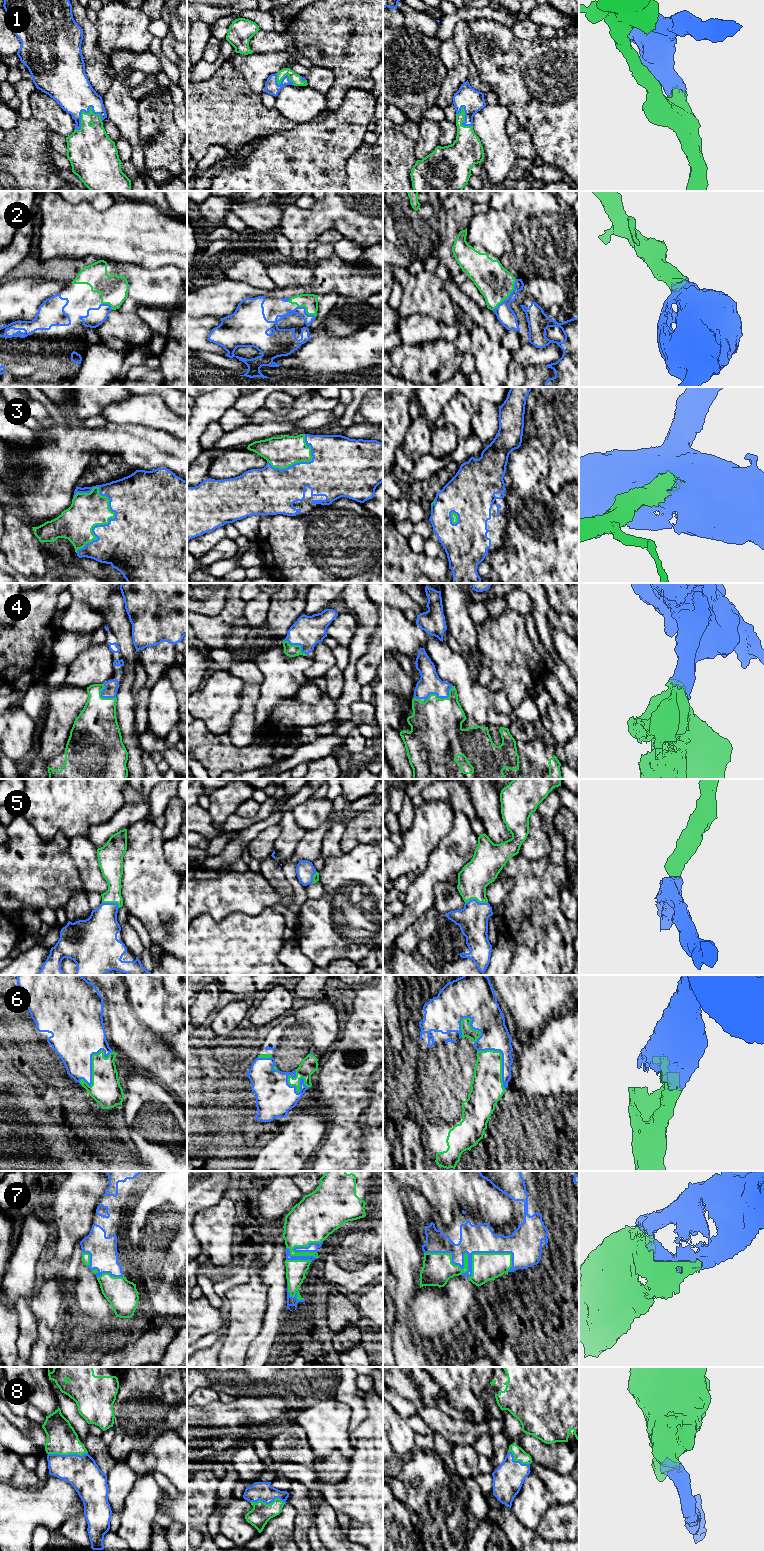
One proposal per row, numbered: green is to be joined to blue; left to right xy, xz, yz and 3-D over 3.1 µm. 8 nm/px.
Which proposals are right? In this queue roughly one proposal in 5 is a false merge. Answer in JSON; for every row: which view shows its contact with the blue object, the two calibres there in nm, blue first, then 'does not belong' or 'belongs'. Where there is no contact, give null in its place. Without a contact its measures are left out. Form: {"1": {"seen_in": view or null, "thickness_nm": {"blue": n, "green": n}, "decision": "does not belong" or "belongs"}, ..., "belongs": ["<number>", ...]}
{"1": {"seen_in": "xy", "thickness_nm": {"blue": 320, "green": 280}, "decision": "belongs"}, "2": {"seen_in": "yz", "thickness_nm": {"blue": 140, "green": 280}, "decision": "belongs"}, "3": {"seen_in": "xy", "thickness_nm": {"blue": 460, "green": 280}, "decision": "belongs"}, "4": {"seen_in": "yz", "thickness_nm": {"blue": 170, "green": 420}, "decision": "belongs"}, "5": {"seen_in": "yz", "thickness_nm": {"blue": 240, "green": 240}, "decision": "belongs"}, "6": {"seen_in": "xy", "thickness_nm": {"blue": 380, "green": 240}, "decision": "belongs"}, "7": {"seen_in": "yz", "thickness_nm": {"blue": 220, "green": 240}, "decision": "belongs"}, "8": {"seen_in": "xy", "thickness_nm": {"blue": 260, "green": 240}, "decision": "belongs"}, "belongs": ["1", "2", "3", "4", "5", "6", "7", "8"]}

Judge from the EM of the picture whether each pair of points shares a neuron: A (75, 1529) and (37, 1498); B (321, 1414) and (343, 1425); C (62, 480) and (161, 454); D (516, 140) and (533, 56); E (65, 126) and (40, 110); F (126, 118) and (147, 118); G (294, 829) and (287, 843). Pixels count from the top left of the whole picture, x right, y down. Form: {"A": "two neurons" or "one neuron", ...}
{"A": "two neurons", "B": "one neuron", "C": "one neuron", "D": "two neurons", "E": "one neuron", "F": "two neurons", "G": "one neuron"}

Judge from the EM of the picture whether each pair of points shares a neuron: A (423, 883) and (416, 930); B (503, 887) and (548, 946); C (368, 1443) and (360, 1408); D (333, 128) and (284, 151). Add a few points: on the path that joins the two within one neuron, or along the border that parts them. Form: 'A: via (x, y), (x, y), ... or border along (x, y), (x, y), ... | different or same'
A: border along (433, 905), (401, 934) | different
B: border along (511, 877), (513, 887), (503, 901) | different
C: border along (363, 1397), (366, 1417), (351, 1427) | different
D: via (321, 138), (308, 151), (296, 151) | same

